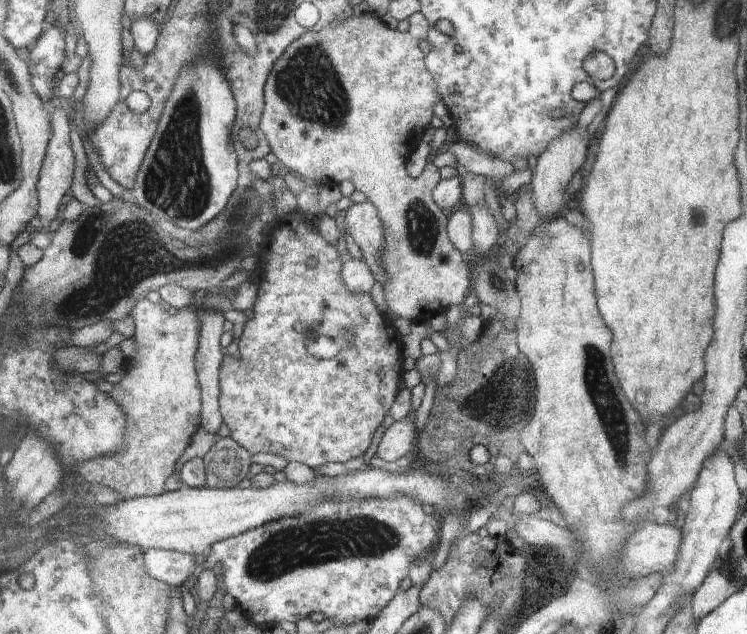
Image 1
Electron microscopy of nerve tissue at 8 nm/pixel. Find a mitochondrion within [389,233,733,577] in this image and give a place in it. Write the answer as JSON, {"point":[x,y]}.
{"point":[612,412]}

